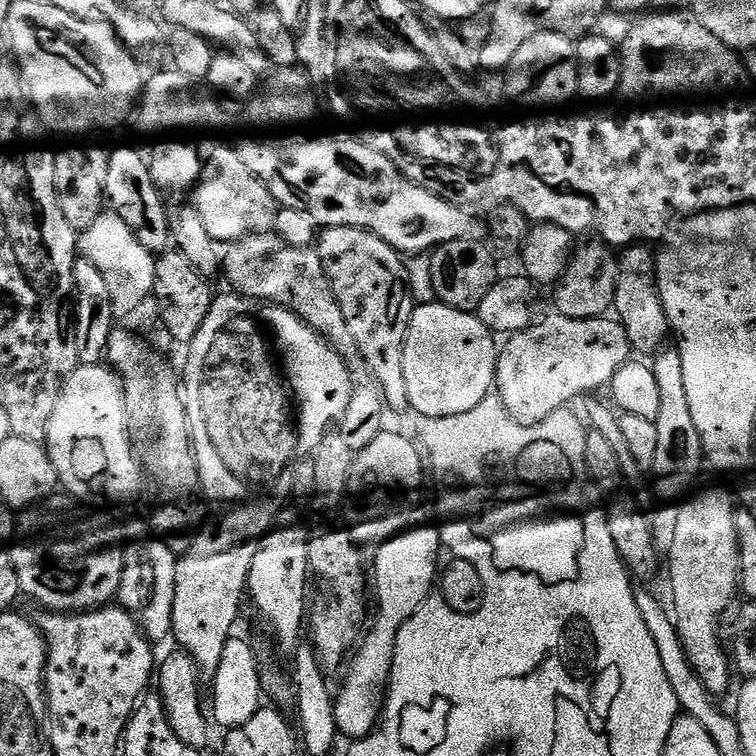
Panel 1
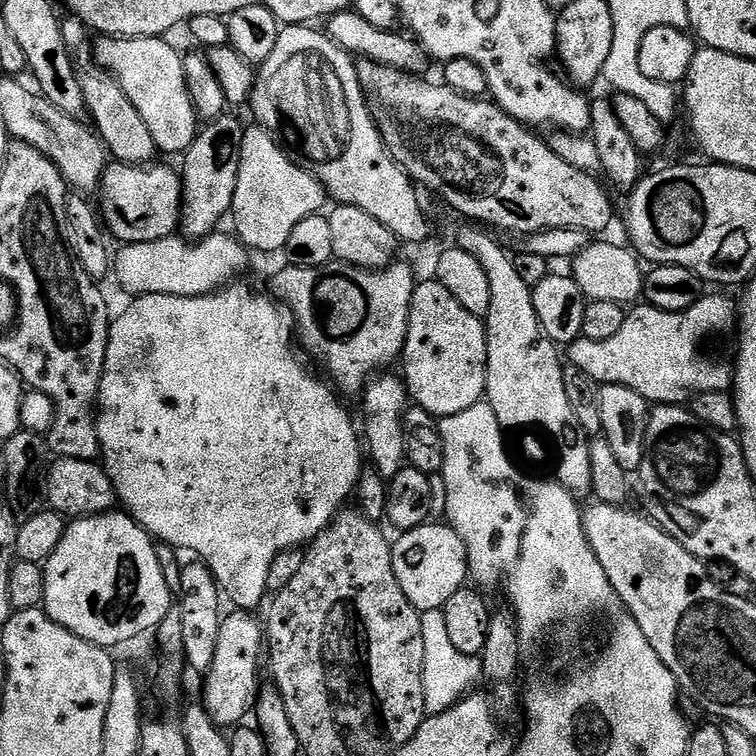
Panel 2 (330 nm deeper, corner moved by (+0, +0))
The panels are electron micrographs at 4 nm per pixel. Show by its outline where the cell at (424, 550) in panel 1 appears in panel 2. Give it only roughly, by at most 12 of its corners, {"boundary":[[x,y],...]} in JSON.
{"boundary":[[447,522],[392,544],[402,594],[422,614],[443,609],[470,576]]}

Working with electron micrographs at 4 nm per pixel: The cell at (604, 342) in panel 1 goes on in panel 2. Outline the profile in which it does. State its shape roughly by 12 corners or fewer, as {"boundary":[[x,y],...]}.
{"boundary":[[647,302],[567,363],[656,406],[733,387],[738,308]]}

